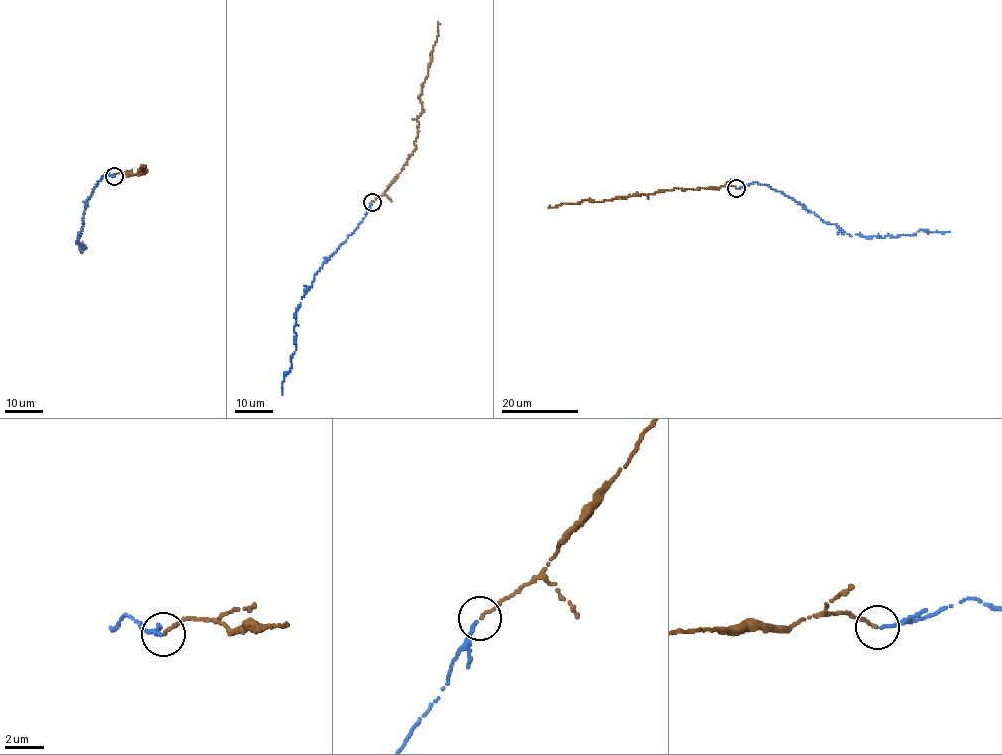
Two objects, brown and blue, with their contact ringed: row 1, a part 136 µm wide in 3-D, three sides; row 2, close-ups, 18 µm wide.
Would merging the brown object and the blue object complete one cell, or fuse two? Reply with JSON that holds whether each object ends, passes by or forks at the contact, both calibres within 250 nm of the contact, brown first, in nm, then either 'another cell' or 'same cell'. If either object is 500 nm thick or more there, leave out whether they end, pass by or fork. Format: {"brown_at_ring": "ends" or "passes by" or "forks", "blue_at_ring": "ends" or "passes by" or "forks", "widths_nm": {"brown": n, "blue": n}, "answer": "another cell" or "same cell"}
{"brown_at_ring": "ends", "blue_at_ring": "ends", "widths_nm": {"brown": 170, "blue": 190}, "answer": "same cell"}

